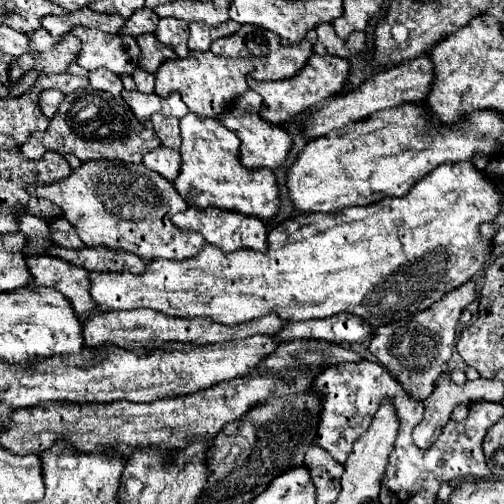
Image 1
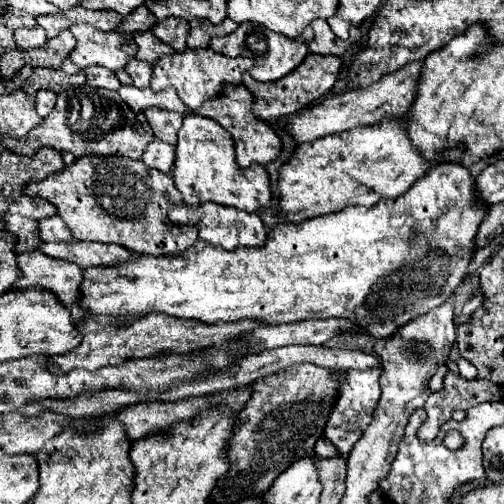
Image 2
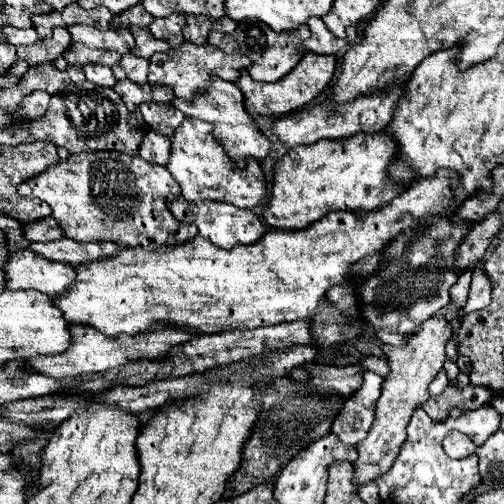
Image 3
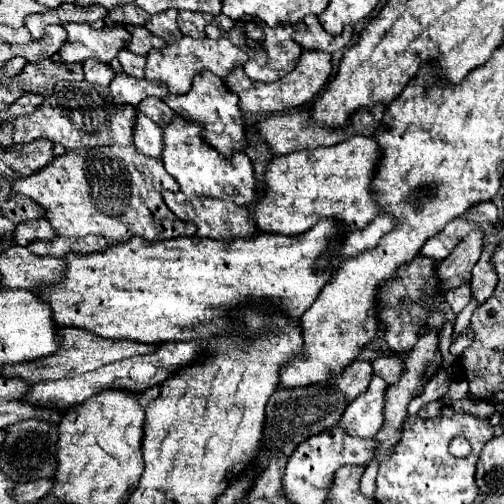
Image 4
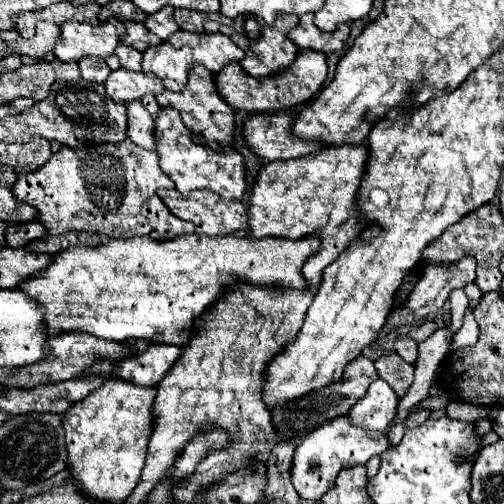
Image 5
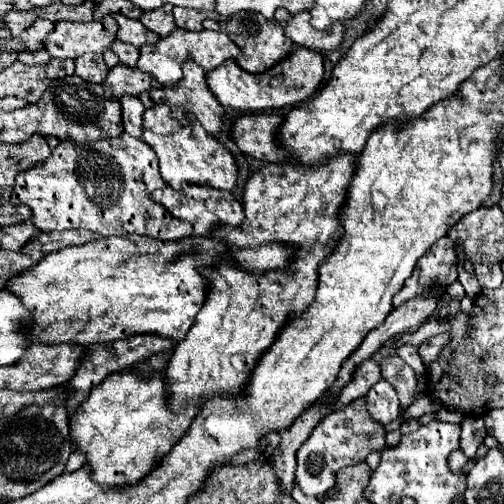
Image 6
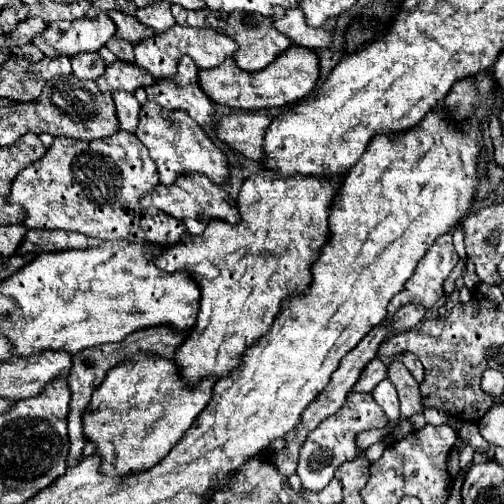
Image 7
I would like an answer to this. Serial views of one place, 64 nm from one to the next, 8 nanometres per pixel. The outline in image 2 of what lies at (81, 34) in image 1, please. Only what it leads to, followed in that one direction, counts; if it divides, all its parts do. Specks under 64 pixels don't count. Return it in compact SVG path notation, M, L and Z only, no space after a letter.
M76 24L70 32L78 42L70 60L78 68L104 66L114 72L124 70L138 52L136 42L128 32L100 32L88 24Z

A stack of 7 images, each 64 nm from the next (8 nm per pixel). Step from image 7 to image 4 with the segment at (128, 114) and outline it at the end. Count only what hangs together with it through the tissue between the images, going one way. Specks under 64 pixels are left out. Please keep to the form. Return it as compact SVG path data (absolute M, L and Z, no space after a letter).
M140 114L140 120L136 124L136 150L142 152L144 156L162 160L162 152L164 152L164 132L144 114Z

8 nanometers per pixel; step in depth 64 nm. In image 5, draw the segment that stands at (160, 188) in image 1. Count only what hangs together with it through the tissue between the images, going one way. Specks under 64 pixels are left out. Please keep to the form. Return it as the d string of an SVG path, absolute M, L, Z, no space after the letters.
M132 140L124 144L92 144L92 148L62 148L58 154L52 154L48 164L40 166L34 172L18 174L18 180L12 188L18 200L24 200L40 210L40 222L48 228L50 234L66 232L98 232L114 238L132 238L132 236L150 236L154 240L170 240L180 234L192 234L194 224L176 218L156 194L158 188L174 188L172 180L164 176L156 152L136 148Z

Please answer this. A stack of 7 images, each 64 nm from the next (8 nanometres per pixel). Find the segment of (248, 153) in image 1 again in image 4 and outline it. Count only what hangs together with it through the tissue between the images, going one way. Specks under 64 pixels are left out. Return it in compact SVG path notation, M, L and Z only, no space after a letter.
M204 72L196 84L192 84L192 90L186 96L170 96L168 106L172 106L176 112L180 112L184 118L196 120L204 124L208 144L212 144L220 154L224 154L228 160L232 160L234 152L242 152L246 148L246 128L244 128L244 118L238 106L238 94L234 94L224 80L218 76L212 76L212 72Z

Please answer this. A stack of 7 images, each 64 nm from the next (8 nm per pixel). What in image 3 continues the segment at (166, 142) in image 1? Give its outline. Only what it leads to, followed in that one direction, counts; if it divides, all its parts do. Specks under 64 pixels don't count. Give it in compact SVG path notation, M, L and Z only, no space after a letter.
M142 104L140 112L142 112L144 120L150 124L150 128L160 132L166 138L172 138L174 130L186 118L178 108L174 108L170 104Z

